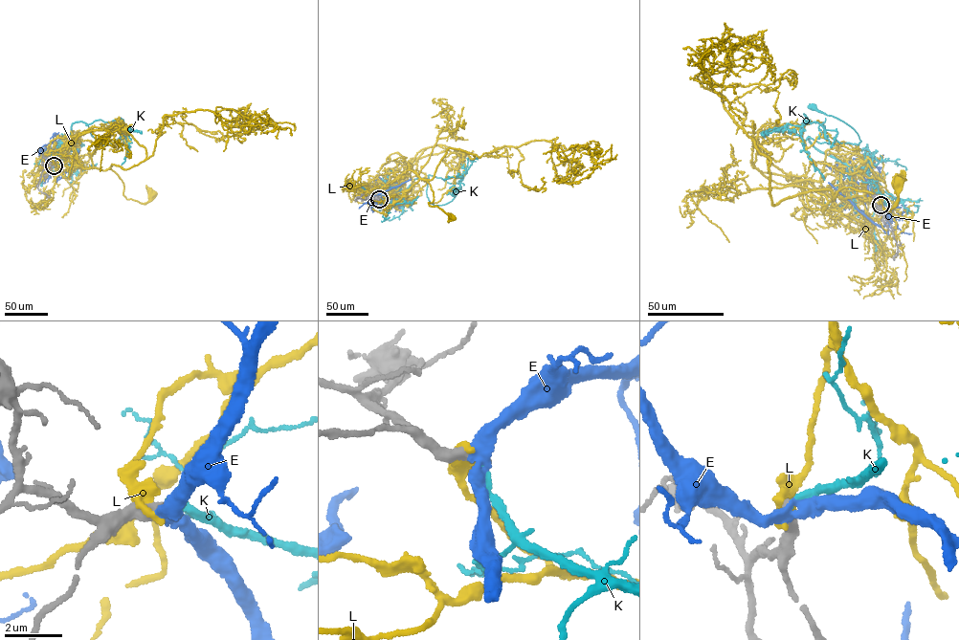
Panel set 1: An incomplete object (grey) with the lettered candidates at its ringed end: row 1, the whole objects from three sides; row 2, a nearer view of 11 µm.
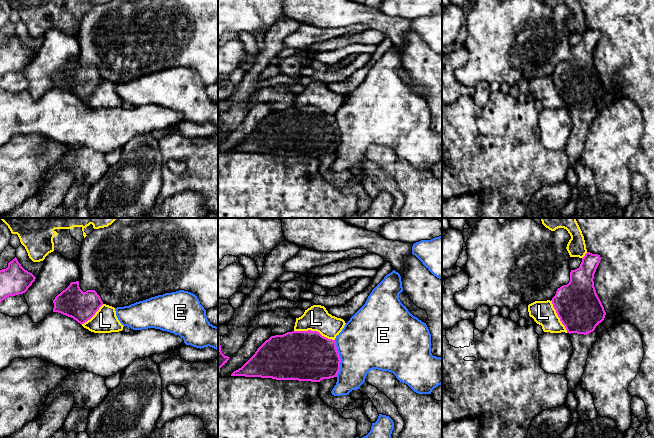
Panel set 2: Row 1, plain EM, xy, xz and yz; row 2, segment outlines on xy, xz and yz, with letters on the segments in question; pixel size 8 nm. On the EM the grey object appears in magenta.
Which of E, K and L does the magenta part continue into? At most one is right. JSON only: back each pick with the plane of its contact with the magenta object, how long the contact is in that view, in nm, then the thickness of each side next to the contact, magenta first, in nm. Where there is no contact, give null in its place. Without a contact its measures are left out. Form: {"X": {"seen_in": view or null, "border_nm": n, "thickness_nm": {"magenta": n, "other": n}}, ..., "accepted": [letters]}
{"K": {"seen_in": null}, "accepted": ["K"]}

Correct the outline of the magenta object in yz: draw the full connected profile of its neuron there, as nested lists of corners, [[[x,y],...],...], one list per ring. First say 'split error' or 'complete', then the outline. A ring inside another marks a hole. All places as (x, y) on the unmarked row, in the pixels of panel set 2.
complete; [[[587,28],[580,42],[571,46],[569,59],[558,64],[551,76],[569,110],[587,111],[605,94],[593,57],[600,36],[600,31]]]

